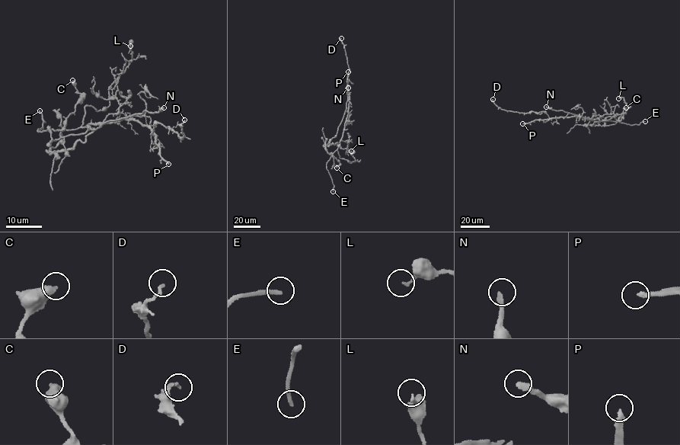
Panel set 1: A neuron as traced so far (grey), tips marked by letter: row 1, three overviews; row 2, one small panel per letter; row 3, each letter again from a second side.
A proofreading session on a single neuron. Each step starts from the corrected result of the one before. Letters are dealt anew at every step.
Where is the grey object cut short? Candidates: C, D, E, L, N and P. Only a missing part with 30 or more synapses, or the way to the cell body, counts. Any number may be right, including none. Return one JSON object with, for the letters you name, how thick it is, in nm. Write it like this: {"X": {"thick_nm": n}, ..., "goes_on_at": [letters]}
{"N": {"thick_nm": 260}, "goes_on_at": ["N"]}

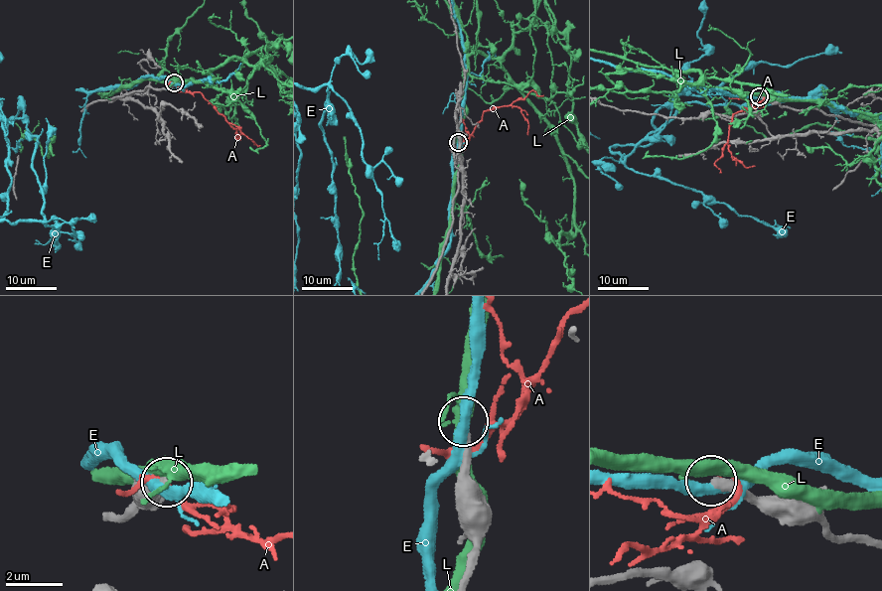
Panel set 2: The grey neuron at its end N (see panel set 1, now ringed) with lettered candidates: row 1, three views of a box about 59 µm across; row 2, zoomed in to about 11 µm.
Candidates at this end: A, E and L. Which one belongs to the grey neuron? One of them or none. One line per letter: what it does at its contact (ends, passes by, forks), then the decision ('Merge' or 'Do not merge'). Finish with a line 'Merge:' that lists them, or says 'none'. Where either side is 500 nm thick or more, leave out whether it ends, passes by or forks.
A: It passes by. Do not merge
E: It forks there. Do not merge
L: It passes by. Do not merge
Merge: none

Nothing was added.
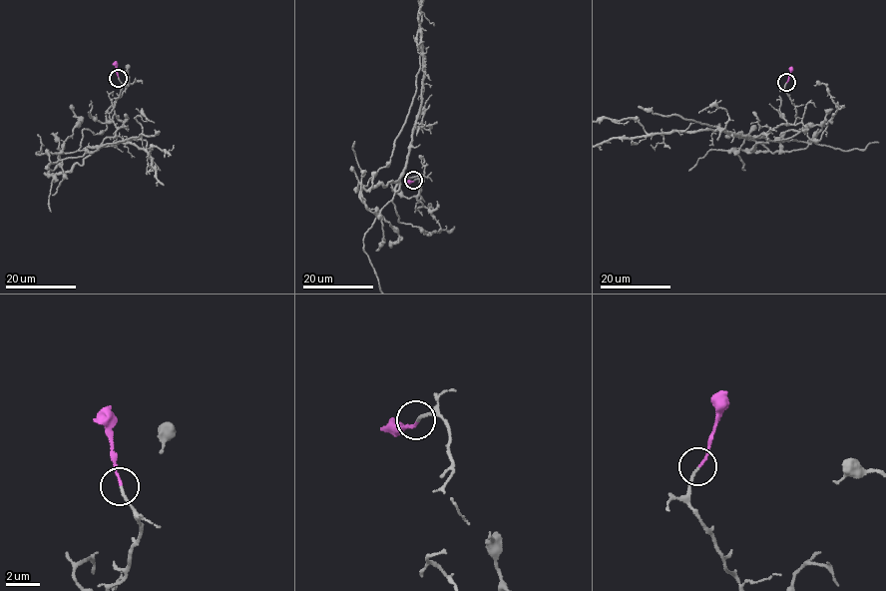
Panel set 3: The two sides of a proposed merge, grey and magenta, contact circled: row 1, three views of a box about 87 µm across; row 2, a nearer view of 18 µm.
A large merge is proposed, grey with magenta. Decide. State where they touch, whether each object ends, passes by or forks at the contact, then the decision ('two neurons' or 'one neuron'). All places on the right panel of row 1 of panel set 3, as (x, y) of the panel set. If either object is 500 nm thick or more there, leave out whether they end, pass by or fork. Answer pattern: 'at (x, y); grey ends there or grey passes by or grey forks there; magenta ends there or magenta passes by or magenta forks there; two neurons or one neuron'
at (786, 82); grey ends there; magenta ends there; one neuron

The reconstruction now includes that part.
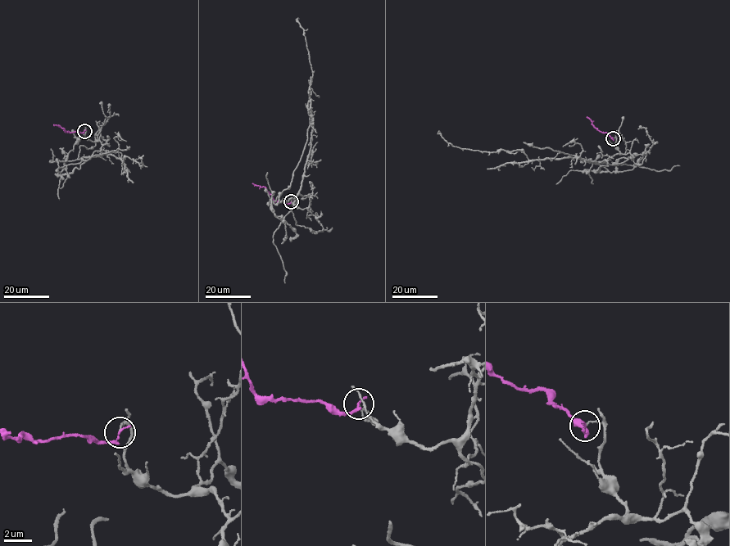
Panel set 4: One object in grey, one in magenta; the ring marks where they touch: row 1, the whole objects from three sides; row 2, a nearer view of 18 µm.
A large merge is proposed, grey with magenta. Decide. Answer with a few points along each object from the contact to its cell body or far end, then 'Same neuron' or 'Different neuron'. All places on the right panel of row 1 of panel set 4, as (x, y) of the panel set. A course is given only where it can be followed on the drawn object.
Course of grey: (613, 138), (620, 154), (600, 162), (569, 157), (531, 160), (518, 150), (488, 152), (454, 146), (439, 130). Course of magenta: (613, 138), (602, 133), (587, 116). Different neuron

